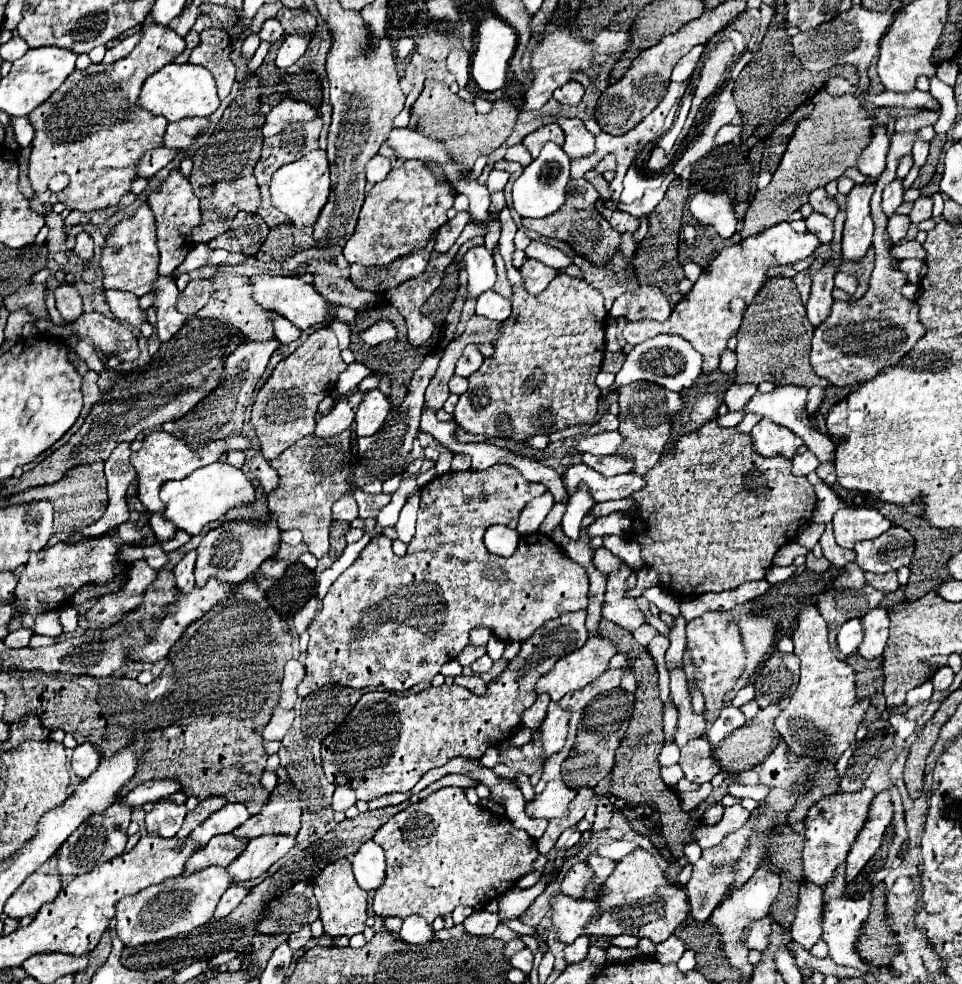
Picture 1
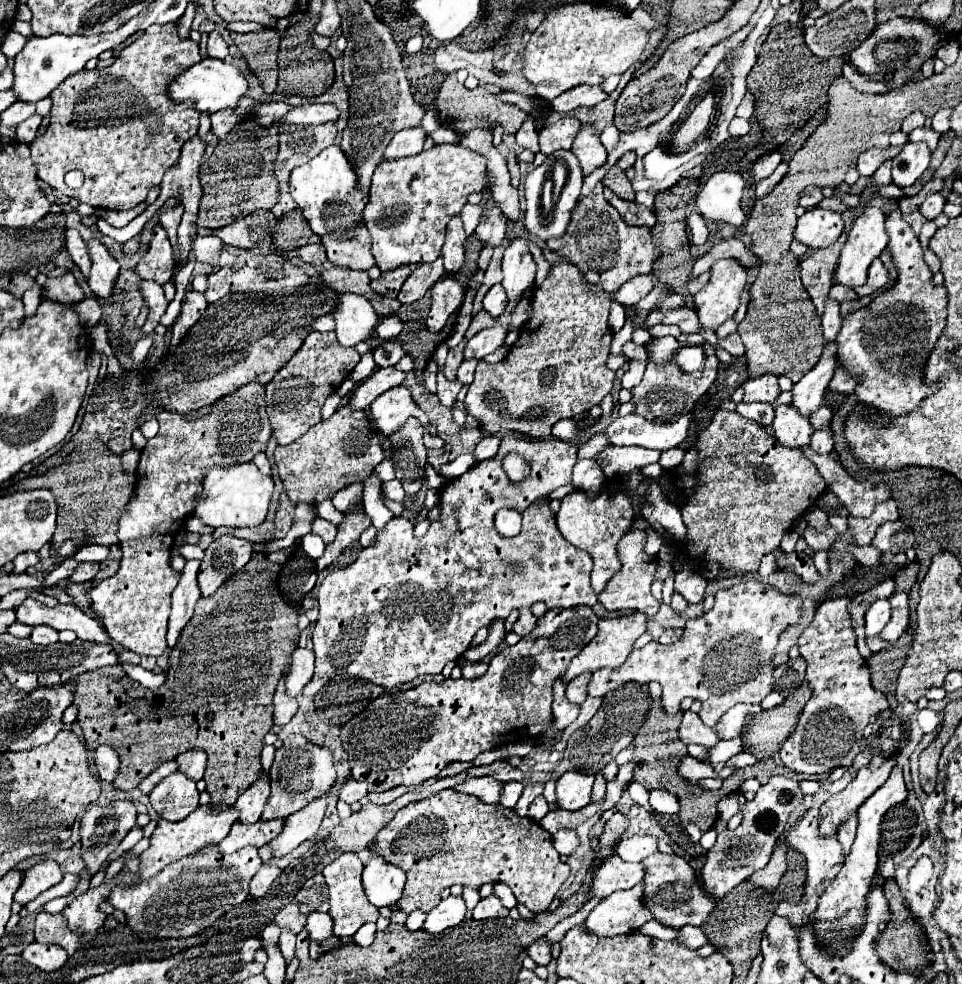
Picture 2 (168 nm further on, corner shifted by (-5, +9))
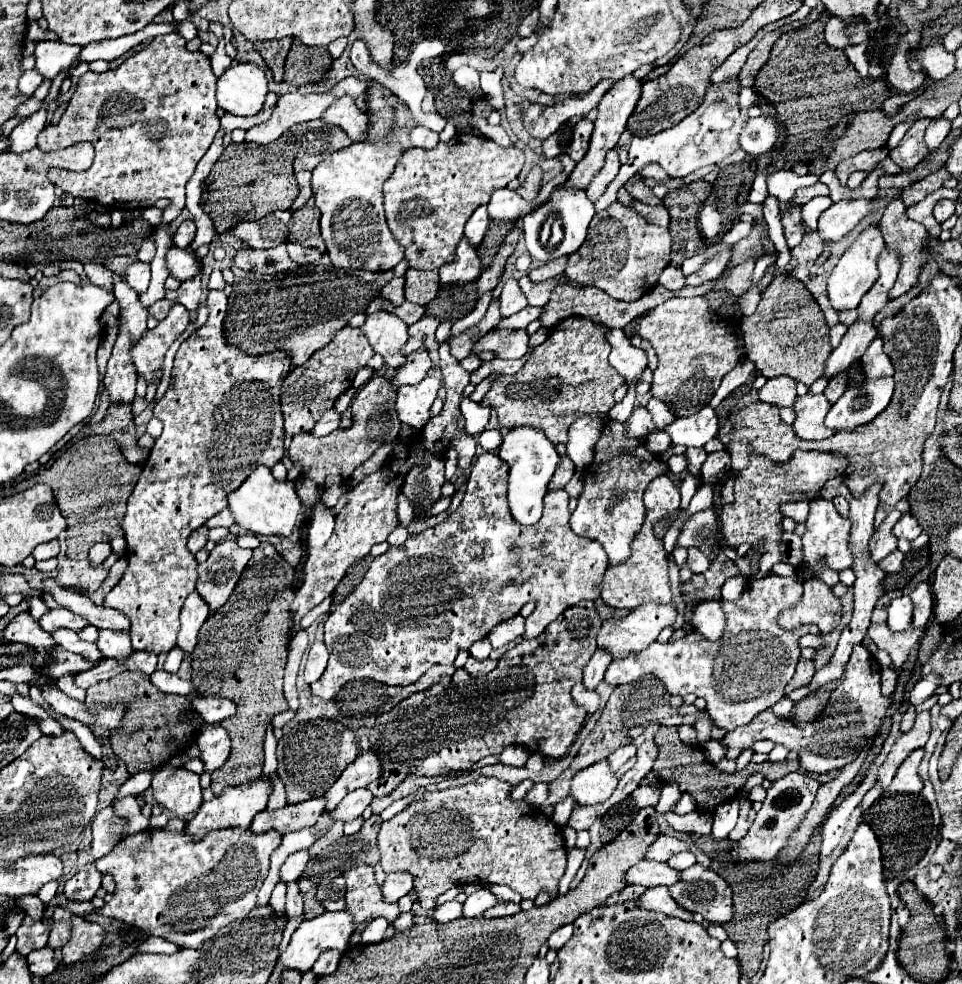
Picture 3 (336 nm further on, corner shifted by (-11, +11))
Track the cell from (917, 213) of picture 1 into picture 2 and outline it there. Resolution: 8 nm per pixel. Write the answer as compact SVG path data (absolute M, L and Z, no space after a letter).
M932 193L926 197L926 201L920 205L920 213L926 217L926 219L934 219L942 213L942 207L944 207L946 199L940 195L940 193Z

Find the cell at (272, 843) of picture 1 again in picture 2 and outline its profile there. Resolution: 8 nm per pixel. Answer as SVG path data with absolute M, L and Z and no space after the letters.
M326 793L322 799L316 799L314 803L308 803L302 811L284 819L282 833L268 843L274 857L288 855L294 847L298 847L300 843L304 843L306 839L316 835L320 821L324 817L324 811L326 811L326 797L328 795L330 793Z

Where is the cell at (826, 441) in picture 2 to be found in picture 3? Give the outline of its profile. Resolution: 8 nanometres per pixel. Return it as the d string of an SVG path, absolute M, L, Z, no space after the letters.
M880 377L876 381L868 381L862 387L850 387L832 405L830 413L826 415L826 425L834 431L842 431L870 423L878 413L888 407L892 393L892 377Z

